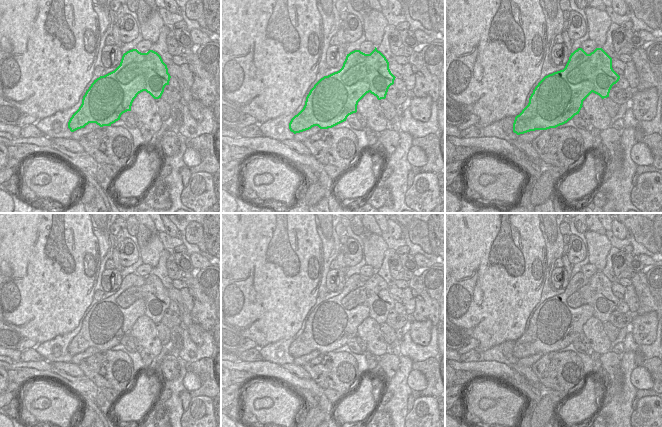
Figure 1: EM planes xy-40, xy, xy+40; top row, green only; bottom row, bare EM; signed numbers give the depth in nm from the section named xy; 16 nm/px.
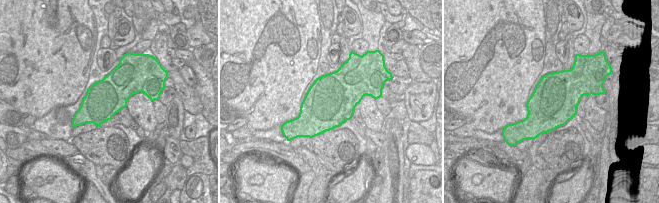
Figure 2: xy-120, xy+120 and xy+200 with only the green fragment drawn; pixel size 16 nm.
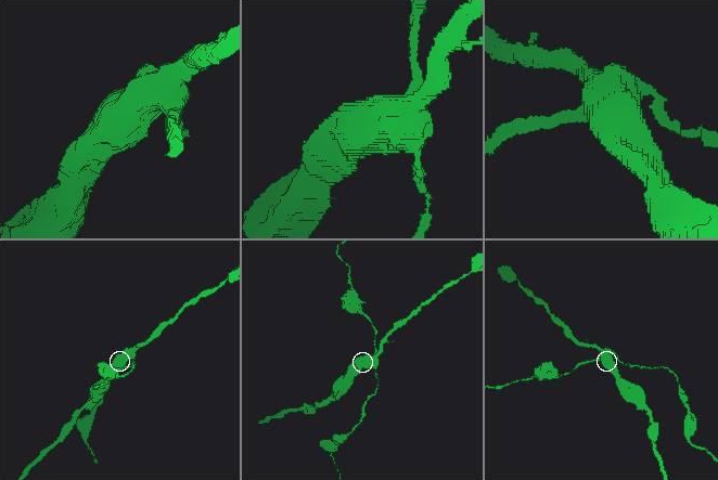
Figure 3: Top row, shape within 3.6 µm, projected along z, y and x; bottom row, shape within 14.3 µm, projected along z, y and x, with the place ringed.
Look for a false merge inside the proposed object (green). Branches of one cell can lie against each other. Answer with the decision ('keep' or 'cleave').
cleave

